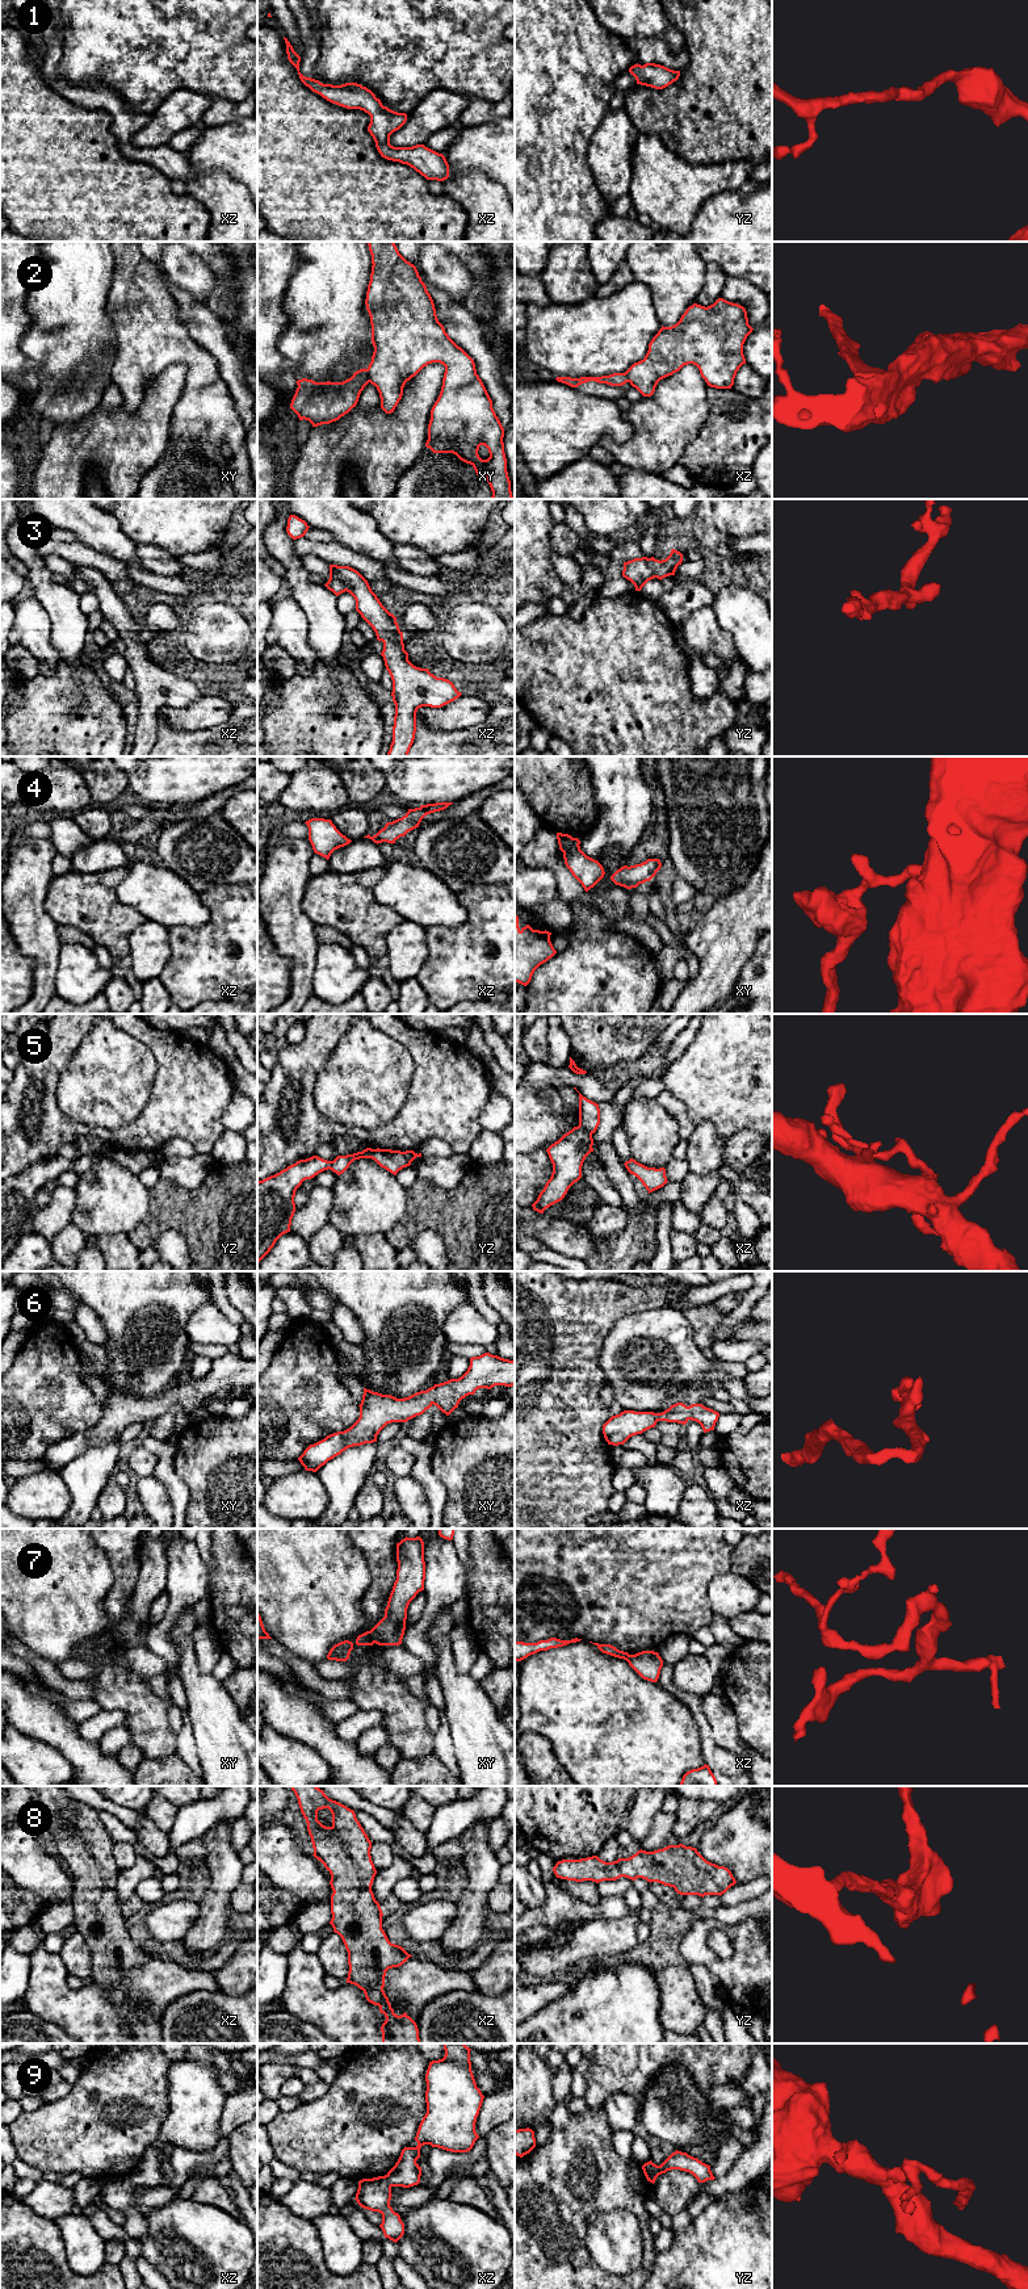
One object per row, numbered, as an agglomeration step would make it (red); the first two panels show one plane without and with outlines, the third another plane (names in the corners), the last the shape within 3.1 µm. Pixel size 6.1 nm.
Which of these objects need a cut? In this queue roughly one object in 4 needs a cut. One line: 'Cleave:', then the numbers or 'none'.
Cleave: 2, 5, 7, 9

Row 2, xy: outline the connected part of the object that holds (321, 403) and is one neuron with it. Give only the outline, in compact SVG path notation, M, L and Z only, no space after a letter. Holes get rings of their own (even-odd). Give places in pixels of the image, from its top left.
M360 369L343 382L315 382L302 378L295 381L298 387L290 408L299 420L309 420L312 427L339 420L356 407L360 394L369 383L368 369Z

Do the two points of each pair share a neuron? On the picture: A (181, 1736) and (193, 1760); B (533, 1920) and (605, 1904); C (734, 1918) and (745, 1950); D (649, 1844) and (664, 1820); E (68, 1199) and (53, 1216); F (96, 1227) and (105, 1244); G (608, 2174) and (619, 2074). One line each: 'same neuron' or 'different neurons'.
A: same neuron
B: same neuron
C: different neurons
D: same neuron
E: same neuron
F: different neurons
G: different neurons

